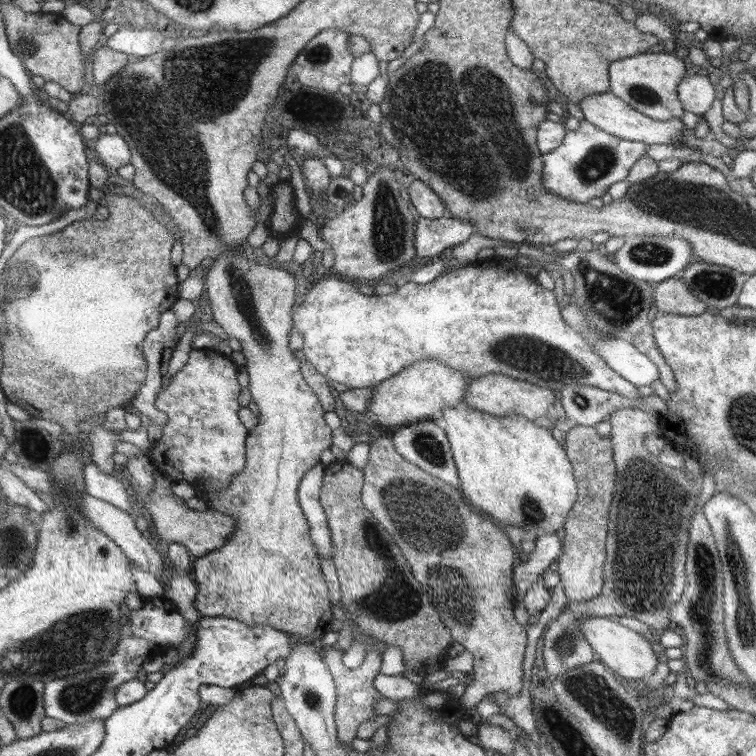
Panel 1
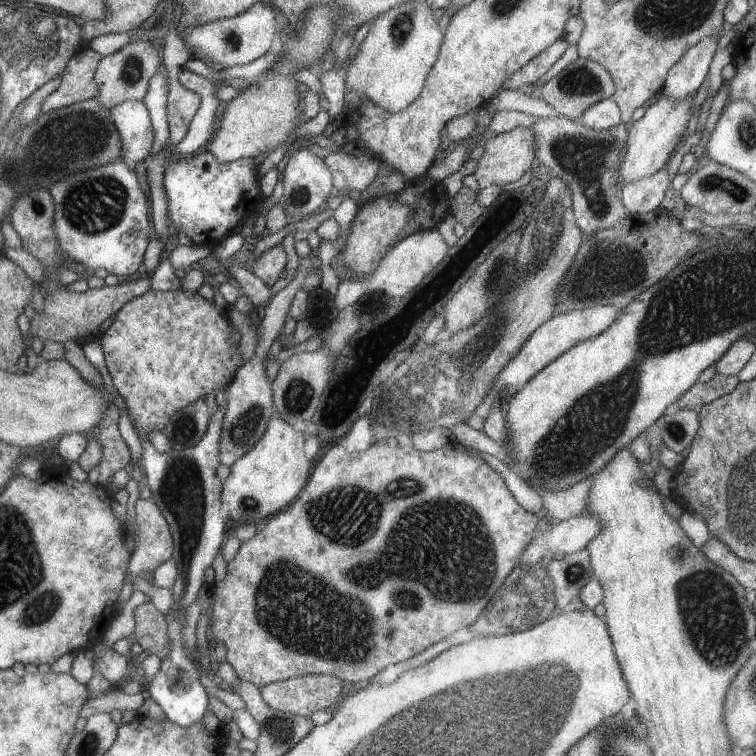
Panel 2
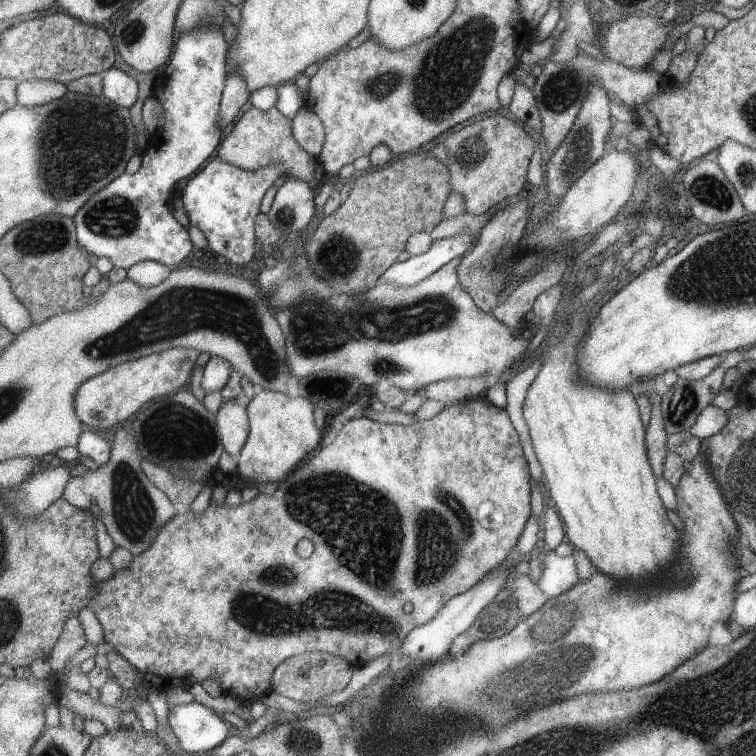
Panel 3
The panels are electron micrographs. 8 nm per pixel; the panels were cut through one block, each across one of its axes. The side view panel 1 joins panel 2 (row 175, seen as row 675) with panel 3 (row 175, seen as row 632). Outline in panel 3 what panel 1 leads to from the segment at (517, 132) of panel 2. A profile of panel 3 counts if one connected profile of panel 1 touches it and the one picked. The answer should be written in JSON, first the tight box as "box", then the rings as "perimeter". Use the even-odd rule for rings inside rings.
{"box":[443,116,533,214],"perimeter":[[[505,116],[476,119],[472,124],[449,134],[443,140],[447,148],[447,170],[450,172],[451,191],[463,194],[465,210],[469,214],[483,214],[500,200],[528,190],[527,162],[533,154],[533,140],[521,125],[517,126]]]}

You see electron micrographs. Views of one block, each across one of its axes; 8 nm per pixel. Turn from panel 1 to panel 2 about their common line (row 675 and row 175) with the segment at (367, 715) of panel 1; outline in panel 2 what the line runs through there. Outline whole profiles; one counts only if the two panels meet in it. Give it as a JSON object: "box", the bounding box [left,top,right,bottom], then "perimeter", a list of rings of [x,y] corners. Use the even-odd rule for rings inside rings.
{"box":[323,151,380,194],"perimeter":[[[337,151],[327,154],[323,158],[323,163],[330,170],[338,194],[343,194],[343,188],[359,193],[366,190],[377,177],[380,168],[380,161],[372,153],[355,158]]]}

